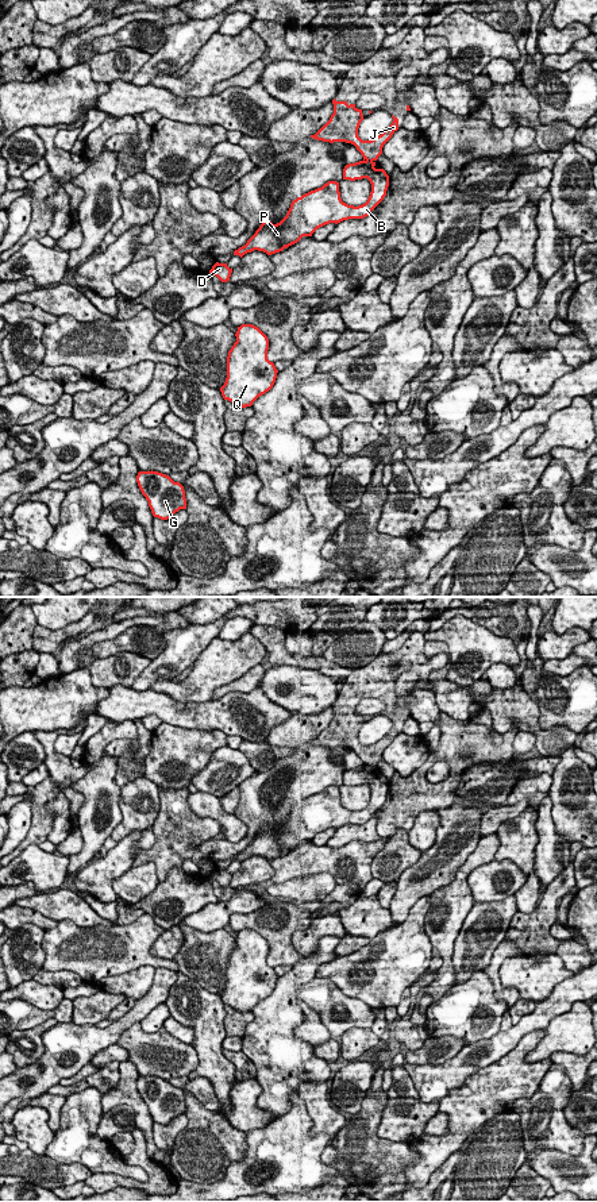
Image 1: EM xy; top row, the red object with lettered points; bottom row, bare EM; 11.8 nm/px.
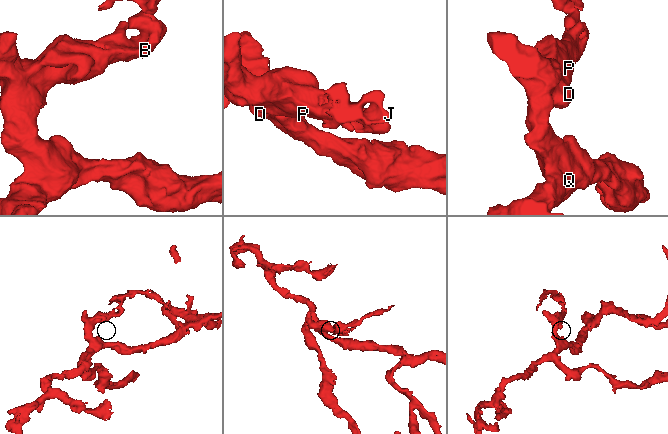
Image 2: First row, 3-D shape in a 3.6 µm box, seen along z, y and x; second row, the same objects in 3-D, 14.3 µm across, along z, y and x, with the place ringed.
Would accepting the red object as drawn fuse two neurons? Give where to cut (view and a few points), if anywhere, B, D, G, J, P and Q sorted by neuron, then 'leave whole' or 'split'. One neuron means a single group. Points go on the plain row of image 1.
cut in xy along (366, 765), (372, 766); B D G P Q / J; split

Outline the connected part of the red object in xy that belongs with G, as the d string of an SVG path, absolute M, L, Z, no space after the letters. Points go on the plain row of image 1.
M139 1076L138 1091L149 1106L154 1122L170 1124L180 1114L186 1114L184 1091L158 1076Z

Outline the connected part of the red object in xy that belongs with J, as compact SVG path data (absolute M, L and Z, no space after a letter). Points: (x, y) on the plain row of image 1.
M332 705L334 718L330 725L311 743L323 747L346 747L357 752L366 766L377 766L382 759L384 750L398 735L398 724L393 723L392 729L381 740L371 746L362 746L358 741L358 733L363 725L362 714L358 714L355 709L347 709L347 706Z

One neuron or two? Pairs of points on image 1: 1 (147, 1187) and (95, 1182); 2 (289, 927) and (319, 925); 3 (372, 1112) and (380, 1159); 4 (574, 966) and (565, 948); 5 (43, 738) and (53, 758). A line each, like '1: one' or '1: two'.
1: one
2: two
3: one
4: one
5: one

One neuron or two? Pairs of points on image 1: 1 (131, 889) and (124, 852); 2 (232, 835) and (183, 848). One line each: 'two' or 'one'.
1: two
2: two

